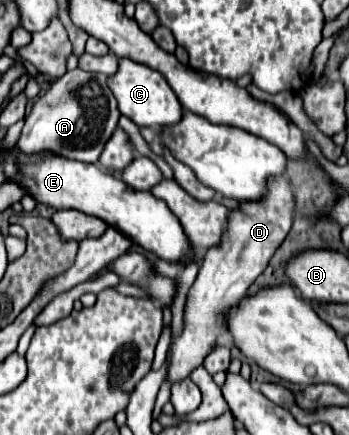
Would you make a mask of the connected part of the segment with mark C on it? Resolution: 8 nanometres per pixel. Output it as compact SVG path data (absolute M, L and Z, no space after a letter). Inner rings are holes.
M118 59L118 71L108 77L110 91L114 93L120 113L132 119L138 127L152 127L152 125L174 125L182 119L182 105L174 91L170 89L168 81L162 77L162 73L148 69L142 63L136 63L132 59Z

